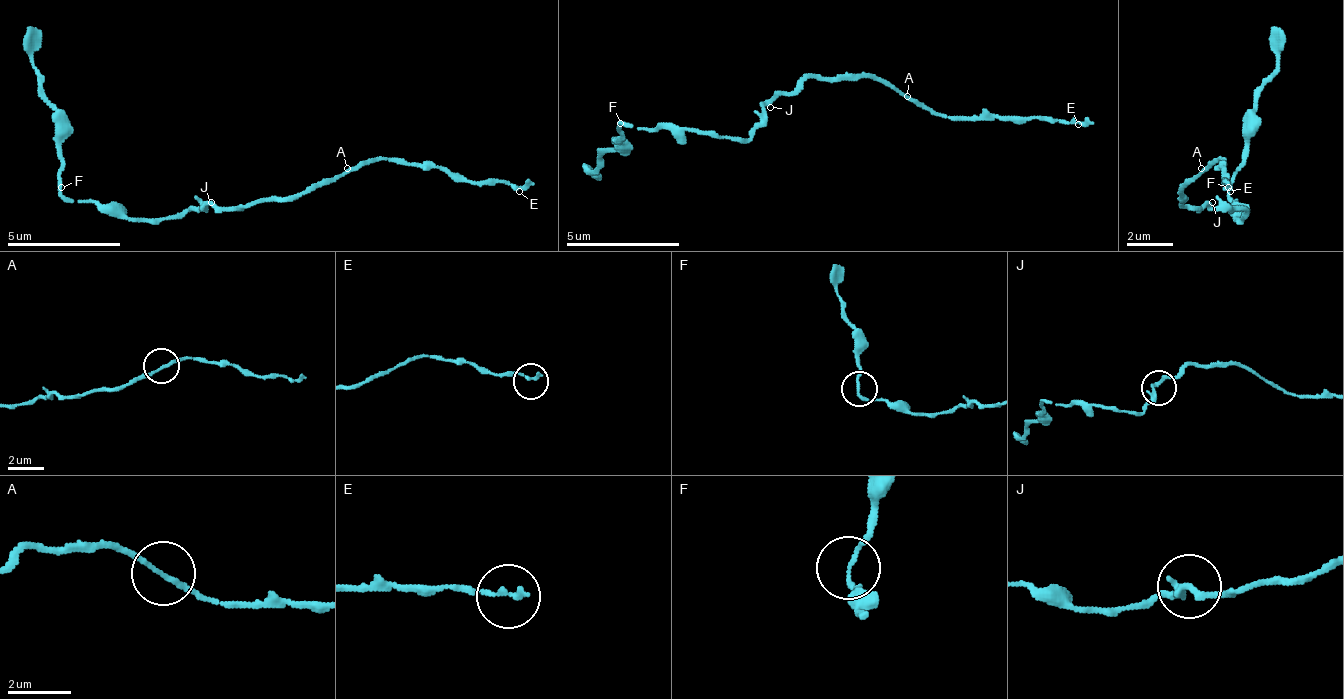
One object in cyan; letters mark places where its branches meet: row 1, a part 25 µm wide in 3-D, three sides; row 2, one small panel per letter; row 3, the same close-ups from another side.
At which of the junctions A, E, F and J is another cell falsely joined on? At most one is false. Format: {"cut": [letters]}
{"cut": []}

